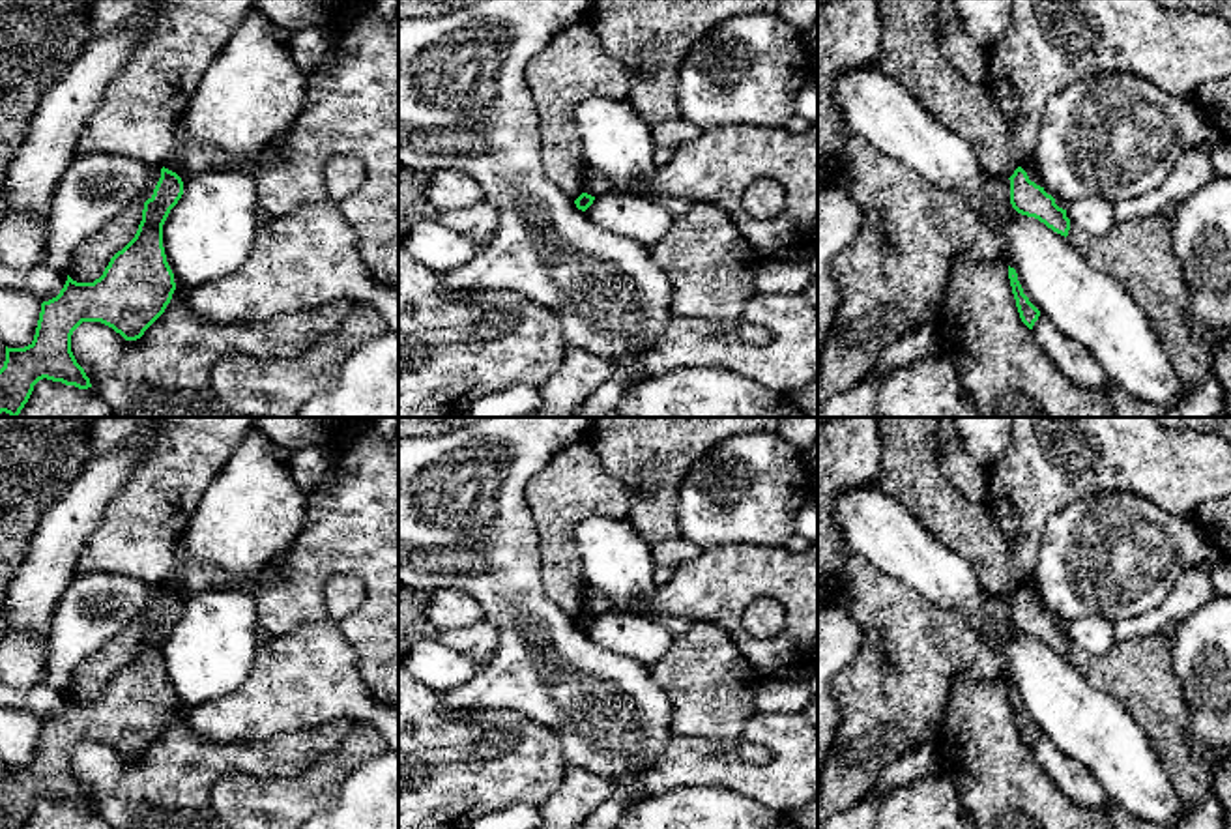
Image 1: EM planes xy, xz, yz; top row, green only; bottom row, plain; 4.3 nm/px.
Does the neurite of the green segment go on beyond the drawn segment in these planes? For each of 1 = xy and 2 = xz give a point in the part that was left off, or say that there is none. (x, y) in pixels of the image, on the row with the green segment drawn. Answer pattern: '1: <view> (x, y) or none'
1: none
2: none

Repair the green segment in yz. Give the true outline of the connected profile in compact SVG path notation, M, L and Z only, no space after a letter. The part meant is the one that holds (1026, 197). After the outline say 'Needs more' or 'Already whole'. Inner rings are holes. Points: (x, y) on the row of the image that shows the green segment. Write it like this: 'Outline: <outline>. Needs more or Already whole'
Outline: M1018 167L1010 180L1010 204L1027 217L1035 217L1061 236L1068 236L1070 219L1066 210L1055 204L1055 198L1029 180L1027 172Z. Already whole

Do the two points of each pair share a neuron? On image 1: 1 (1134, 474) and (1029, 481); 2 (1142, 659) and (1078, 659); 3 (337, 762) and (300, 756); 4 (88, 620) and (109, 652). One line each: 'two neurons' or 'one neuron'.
1: one neuron
2: two neurons
3: two neurons
4: two neurons

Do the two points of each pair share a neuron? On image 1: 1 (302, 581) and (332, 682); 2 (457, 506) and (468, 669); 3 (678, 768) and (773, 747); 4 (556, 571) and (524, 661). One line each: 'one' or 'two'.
1: two
2: two
3: one
4: two

